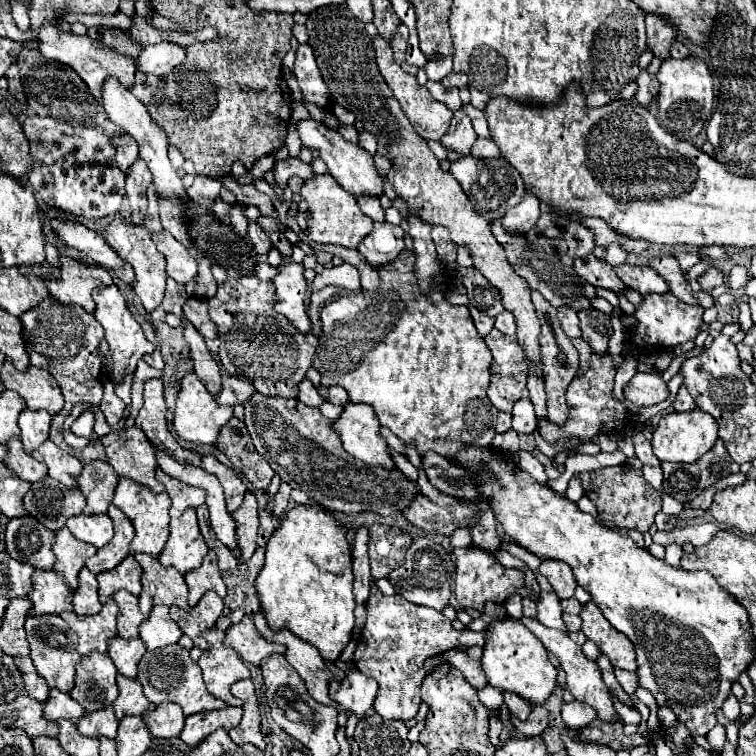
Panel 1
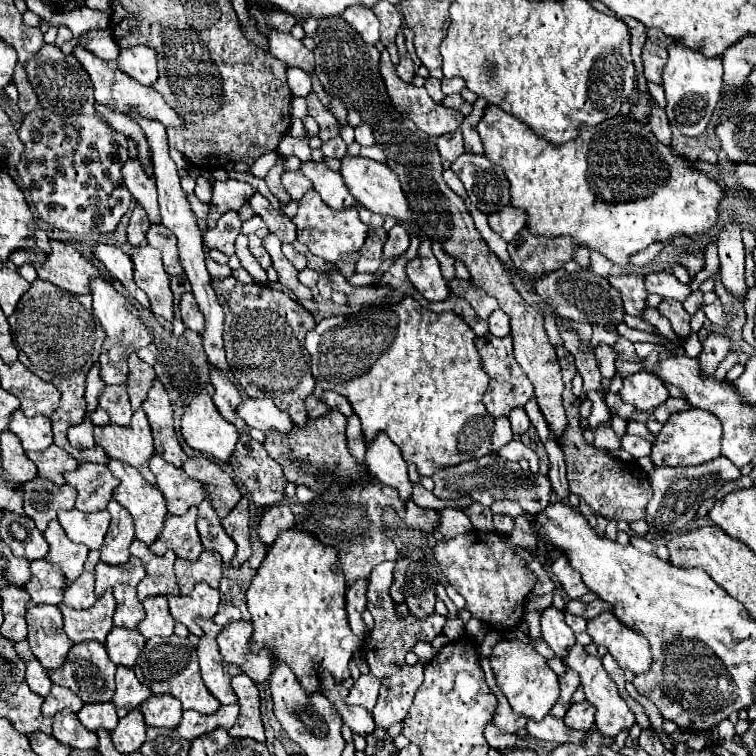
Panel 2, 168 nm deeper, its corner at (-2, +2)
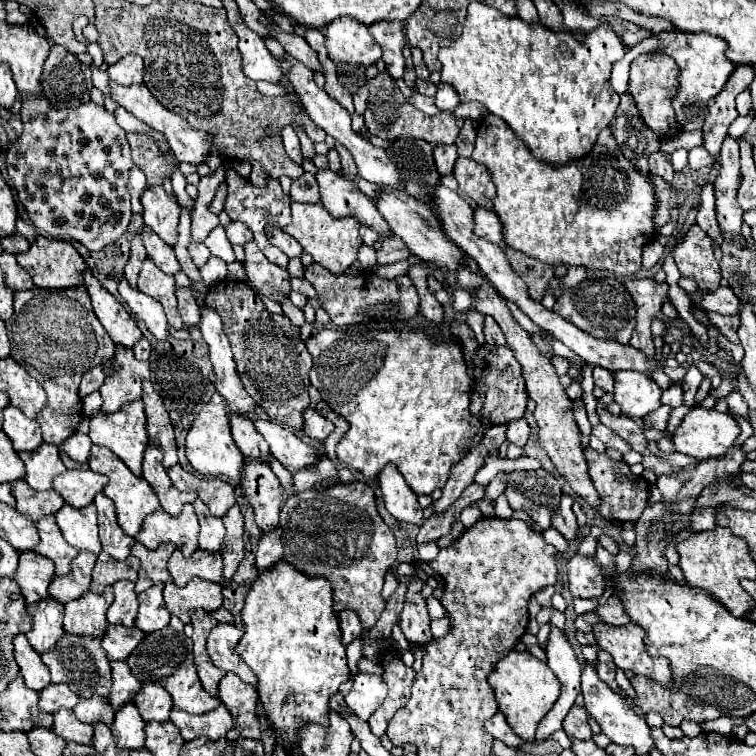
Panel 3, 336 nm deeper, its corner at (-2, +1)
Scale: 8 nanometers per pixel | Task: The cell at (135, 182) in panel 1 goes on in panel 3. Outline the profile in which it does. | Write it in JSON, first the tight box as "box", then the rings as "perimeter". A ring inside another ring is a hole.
{"box":[125,236,147,290],"perimeter":[[[139,236],[133,238],[133,244],[131,244],[131,256],[129,256],[129,262],[125,266],[125,280],[129,282],[131,288],[137,290],[137,278],[139,278],[139,270],[141,270],[141,264],[143,260],[147,258],[147,252],[143,250],[143,244],[139,242]]]}

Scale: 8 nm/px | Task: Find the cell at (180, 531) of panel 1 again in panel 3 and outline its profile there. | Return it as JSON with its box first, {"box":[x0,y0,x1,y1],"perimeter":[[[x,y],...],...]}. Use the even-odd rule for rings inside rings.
{"box":[135,504,199,556],"perimeter":[[[185,504],[179,516],[165,514],[163,508],[157,508],[151,512],[135,536],[137,542],[141,542],[147,548],[157,548],[159,544],[173,542],[183,556],[191,556],[197,550],[197,534],[199,534],[199,522],[193,512],[191,504]]]}

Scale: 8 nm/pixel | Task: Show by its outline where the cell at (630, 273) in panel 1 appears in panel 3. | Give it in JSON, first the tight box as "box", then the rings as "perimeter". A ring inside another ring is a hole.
{"box":[689,286,741,316],"perimeter":[[[719,286],[715,292],[707,292],[707,294],[697,290],[695,294],[689,294],[689,298],[693,302],[701,304],[705,312],[717,312],[717,314],[725,314],[725,316],[731,316],[731,314],[739,316],[739,312],[741,312],[741,302],[729,286]]]}

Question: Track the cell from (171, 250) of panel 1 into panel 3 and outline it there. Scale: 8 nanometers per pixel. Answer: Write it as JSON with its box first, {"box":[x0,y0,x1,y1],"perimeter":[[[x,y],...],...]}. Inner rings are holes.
{"box":[141,228,181,274],"perimeter":[[[143,228],[141,242],[147,248],[147,256],[157,264],[157,268],[161,268],[167,274],[175,274],[175,272],[181,270],[175,254],[173,254],[173,248],[167,246],[153,230]]]}

